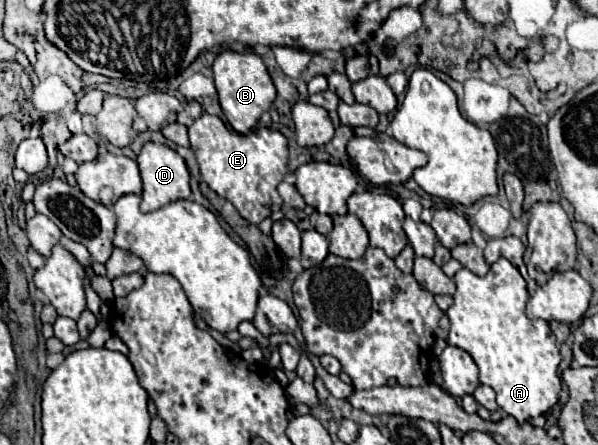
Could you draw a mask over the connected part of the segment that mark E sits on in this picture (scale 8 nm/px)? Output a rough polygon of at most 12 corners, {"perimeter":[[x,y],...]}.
{"perimeter":[[212,114],[188,128],[202,180],[242,218],[282,208],[288,140]]}

